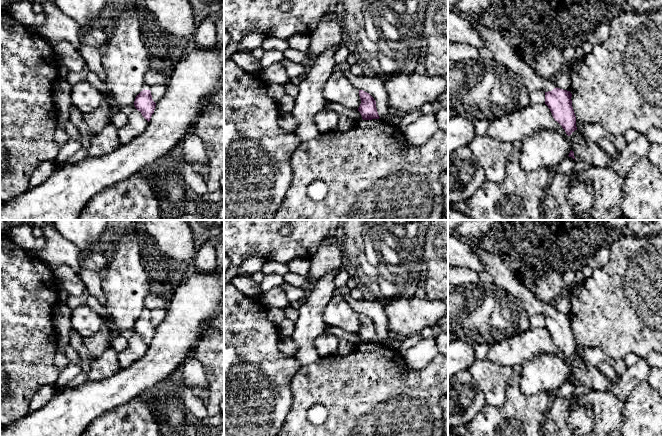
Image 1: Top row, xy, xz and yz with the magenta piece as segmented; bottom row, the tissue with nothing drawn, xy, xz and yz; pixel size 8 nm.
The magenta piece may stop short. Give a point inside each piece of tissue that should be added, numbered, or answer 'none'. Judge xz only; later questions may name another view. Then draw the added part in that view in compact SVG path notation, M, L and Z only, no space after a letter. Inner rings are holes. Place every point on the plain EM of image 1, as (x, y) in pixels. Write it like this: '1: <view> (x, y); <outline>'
none

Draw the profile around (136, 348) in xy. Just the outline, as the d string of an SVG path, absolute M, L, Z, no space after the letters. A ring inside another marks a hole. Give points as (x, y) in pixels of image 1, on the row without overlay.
M135 333L128 339L127 347L118 353L120 369L125 369L145 355L148 345L142 340L141 336Z

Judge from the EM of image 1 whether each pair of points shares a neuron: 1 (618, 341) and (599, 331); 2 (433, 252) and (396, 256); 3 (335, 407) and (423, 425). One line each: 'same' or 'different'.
1: same
2: different
3: same

